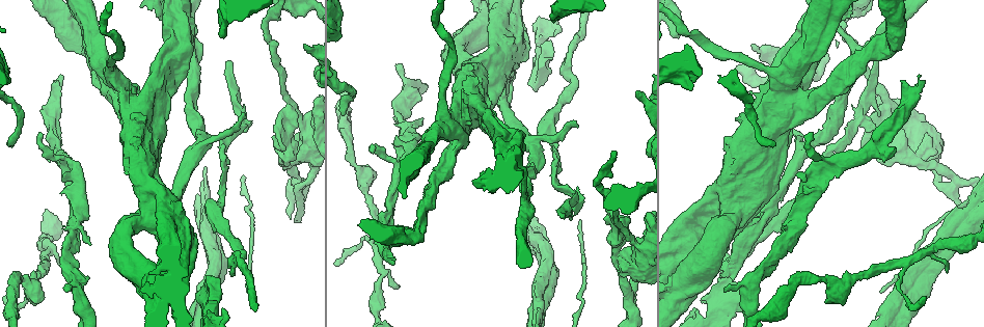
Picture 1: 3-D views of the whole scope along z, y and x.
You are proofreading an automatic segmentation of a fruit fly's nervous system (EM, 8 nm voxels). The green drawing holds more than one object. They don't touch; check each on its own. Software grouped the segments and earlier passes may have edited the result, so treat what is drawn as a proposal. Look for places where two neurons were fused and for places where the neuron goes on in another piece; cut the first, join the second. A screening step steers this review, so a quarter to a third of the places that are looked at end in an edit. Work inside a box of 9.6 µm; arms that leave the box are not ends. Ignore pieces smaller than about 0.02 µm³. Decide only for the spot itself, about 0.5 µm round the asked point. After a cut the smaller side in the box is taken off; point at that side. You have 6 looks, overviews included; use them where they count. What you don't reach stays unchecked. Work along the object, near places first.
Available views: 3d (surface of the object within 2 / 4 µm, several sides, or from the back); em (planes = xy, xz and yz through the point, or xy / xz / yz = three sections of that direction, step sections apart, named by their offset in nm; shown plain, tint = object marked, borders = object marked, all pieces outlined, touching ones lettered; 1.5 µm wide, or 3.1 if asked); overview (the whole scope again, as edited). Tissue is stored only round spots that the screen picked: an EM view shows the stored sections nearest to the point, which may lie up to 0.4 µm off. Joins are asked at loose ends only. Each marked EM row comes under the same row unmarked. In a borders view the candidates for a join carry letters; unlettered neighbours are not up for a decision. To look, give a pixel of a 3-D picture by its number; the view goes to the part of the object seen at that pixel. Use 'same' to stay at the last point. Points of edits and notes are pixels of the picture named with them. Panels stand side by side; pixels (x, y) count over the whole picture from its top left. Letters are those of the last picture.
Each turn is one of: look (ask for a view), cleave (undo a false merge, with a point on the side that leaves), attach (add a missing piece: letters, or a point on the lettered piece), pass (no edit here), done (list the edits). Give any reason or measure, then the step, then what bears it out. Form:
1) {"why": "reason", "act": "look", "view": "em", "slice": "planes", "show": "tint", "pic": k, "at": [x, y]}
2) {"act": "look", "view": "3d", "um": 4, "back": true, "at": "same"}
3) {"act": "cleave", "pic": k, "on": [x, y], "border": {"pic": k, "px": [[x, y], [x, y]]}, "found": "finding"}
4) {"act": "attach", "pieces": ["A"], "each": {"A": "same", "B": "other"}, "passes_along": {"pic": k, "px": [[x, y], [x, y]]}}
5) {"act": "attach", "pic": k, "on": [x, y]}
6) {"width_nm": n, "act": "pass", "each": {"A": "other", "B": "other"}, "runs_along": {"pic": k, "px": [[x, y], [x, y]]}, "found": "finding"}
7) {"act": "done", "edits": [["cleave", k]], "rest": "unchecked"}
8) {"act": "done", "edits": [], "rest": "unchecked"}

{"why": "two arms at a narrow angle", "act": "look", "view": "em", "slice": "xz", "step": 8, "show": "tint", "pic": 1, "at": [908, 297]}

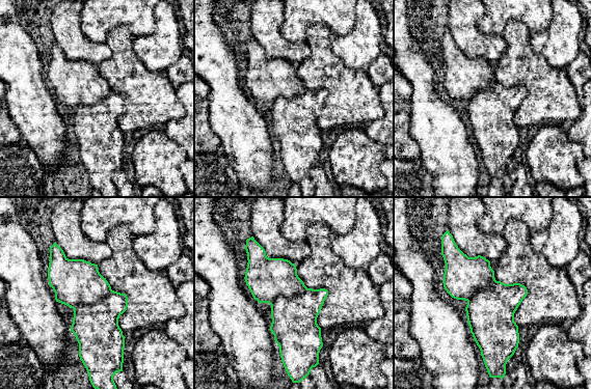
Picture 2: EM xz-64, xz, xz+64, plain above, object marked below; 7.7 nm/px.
{"act": "look", "view": "em", "slice": "planes", "show": "borders", "at": "same"}

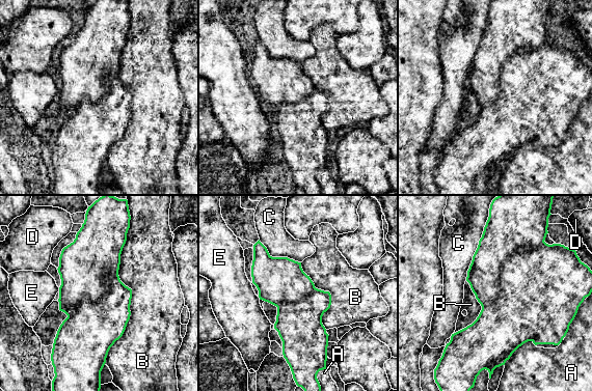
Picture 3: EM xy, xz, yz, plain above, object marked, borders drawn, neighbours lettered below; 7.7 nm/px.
{"width_nm": 380, "act": "cleave", "pic": 3, "on": [504, 235], "each": {"A": "other", "B": "other", "C": "other", "D": "other", "E": "other"}, "part_leaving": {"pic": 3, "px": [[542, 234], [485, 270], [483, 303]]}, "found": "two neurons meet here"}

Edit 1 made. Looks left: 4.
{"act": "look", "view": "overview"}

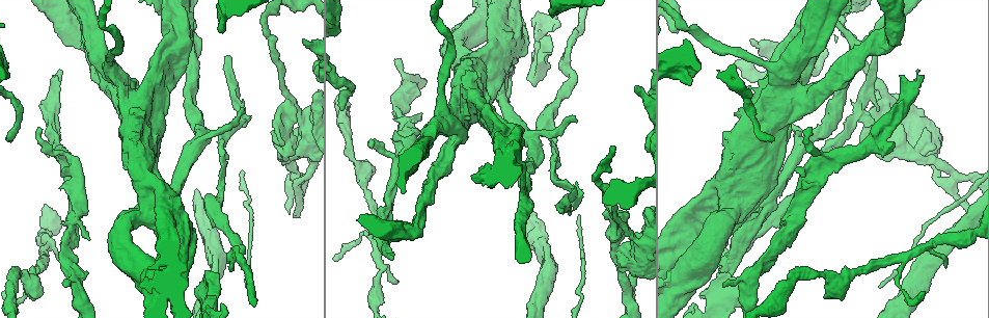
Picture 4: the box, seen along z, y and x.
{"why": "an open end", "act": "look", "view": "em", "slice": "planes", "show": "borders", "pic": 4, "at": [242, 108]}

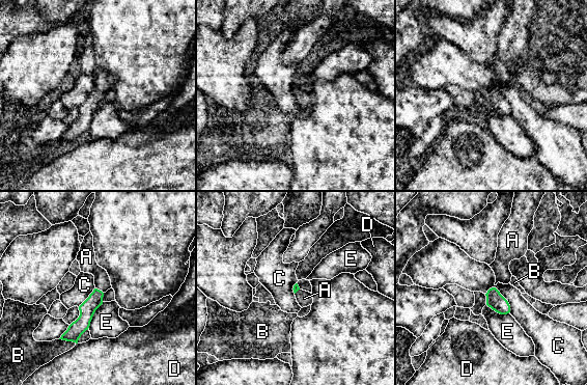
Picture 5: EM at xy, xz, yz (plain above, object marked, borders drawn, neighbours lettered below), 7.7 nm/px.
{"longest_contact_nm": ["C", 260], "act": "attach", "pieces": ["A"], "each": {"A": "same", "B": "other", "C": "other", "D": "other", "E": "other"}, "passes_along": {"pic": 5, "px": [[87, 308], [99, 290], [87, 262]]}, "found": "it goes on there"}

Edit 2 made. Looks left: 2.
{"why": "free end", "act": "look", "view": "3d", "um": 4, "pic": 4, "at": [875, 57]}

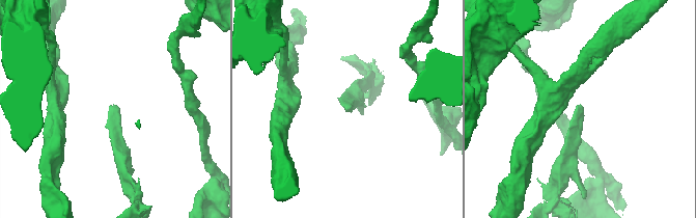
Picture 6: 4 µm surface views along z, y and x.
{"why": "shape alone is not enough", "act": "look", "view": "em", "slice": "planes", "show": "borders", "pic": 6, "at": [111, 108]}

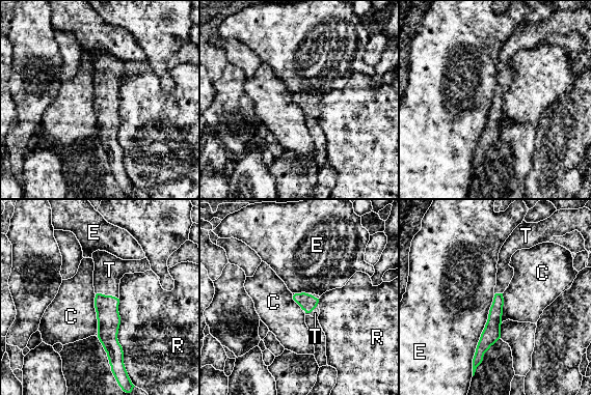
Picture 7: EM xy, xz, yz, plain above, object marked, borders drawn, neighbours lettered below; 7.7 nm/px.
{"width_nm": 110, "act": "attach", "pieces": ["T"], "each": {"C": "other", "E": "other", "R": "other", "T": "same"}, "found": "it goes on there"}

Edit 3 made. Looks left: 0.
{"act": "done", "edits": [["cleave", 3], ["attach", 5], ["attach", 7]], "rest": "unchecked"}

